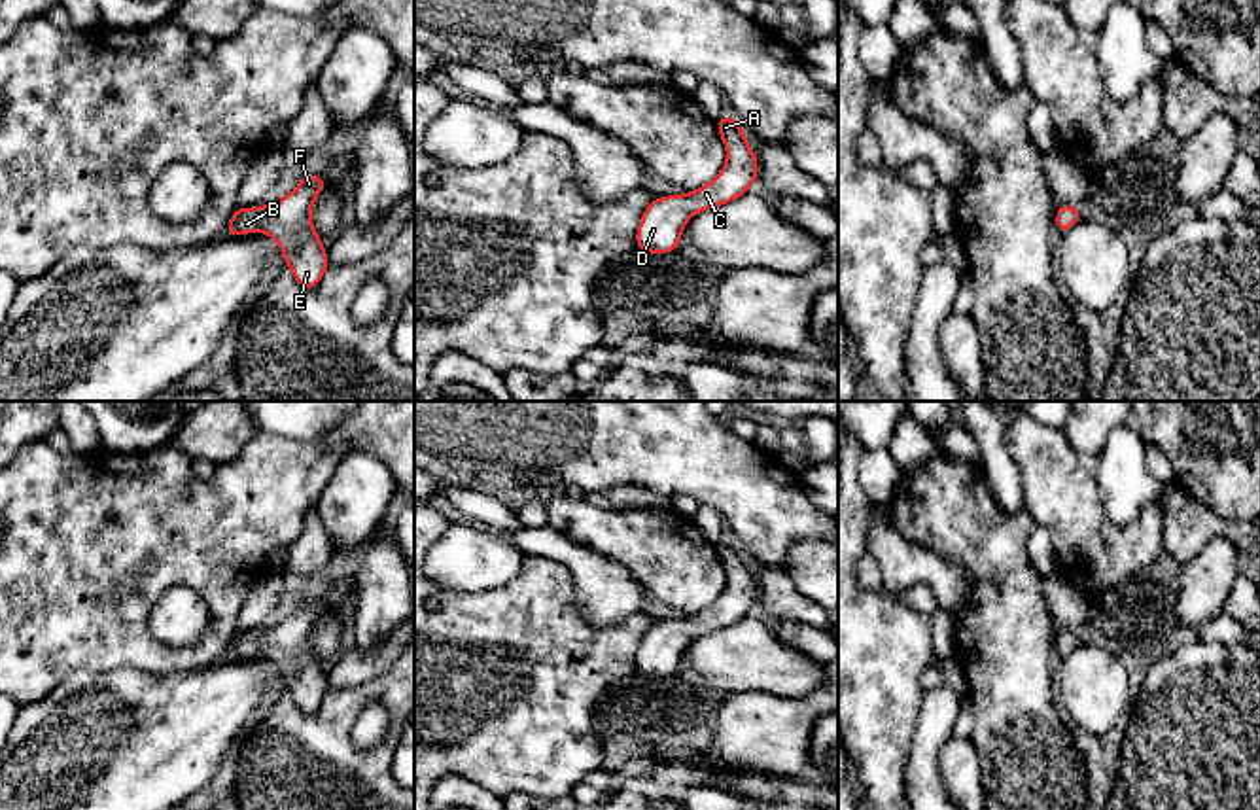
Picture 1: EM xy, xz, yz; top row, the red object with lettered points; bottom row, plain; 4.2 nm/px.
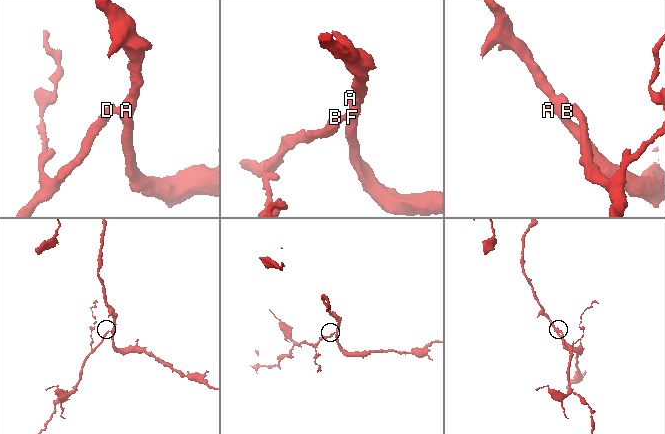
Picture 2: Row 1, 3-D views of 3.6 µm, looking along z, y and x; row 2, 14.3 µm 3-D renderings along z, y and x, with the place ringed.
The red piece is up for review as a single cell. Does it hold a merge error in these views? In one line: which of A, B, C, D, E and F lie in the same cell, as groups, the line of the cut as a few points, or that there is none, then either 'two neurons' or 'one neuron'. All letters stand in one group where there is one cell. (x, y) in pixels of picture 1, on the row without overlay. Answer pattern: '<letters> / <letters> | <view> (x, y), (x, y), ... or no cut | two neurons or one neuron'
A B C D E F | no cut | one neuron

